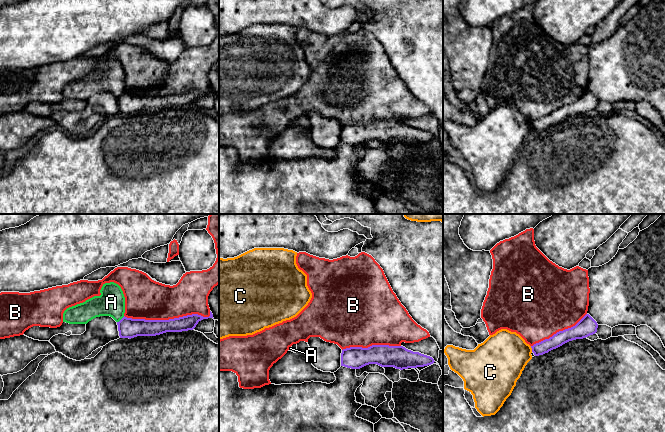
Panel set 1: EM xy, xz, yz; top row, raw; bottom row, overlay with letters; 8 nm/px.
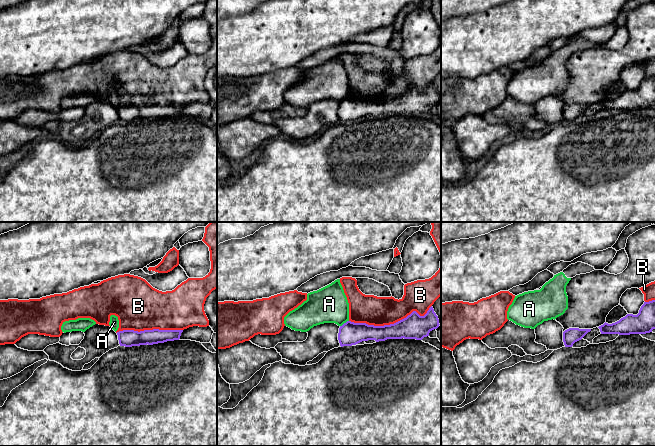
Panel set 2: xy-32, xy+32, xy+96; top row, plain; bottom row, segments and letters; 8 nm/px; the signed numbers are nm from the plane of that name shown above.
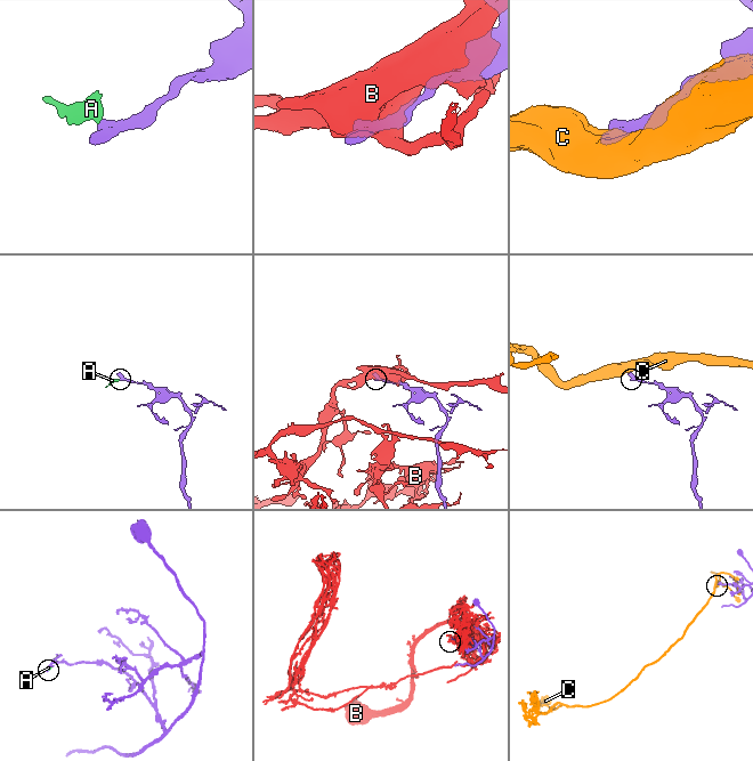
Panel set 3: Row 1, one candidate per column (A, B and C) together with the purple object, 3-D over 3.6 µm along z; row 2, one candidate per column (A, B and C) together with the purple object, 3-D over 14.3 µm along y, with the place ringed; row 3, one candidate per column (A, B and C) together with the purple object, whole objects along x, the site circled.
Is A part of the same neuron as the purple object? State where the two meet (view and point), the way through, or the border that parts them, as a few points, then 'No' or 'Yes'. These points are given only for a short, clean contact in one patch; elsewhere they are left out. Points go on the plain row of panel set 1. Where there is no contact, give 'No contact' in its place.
Touches purple at xy (121, 95). Boundary: xy (124, 92), (117, 98). No

